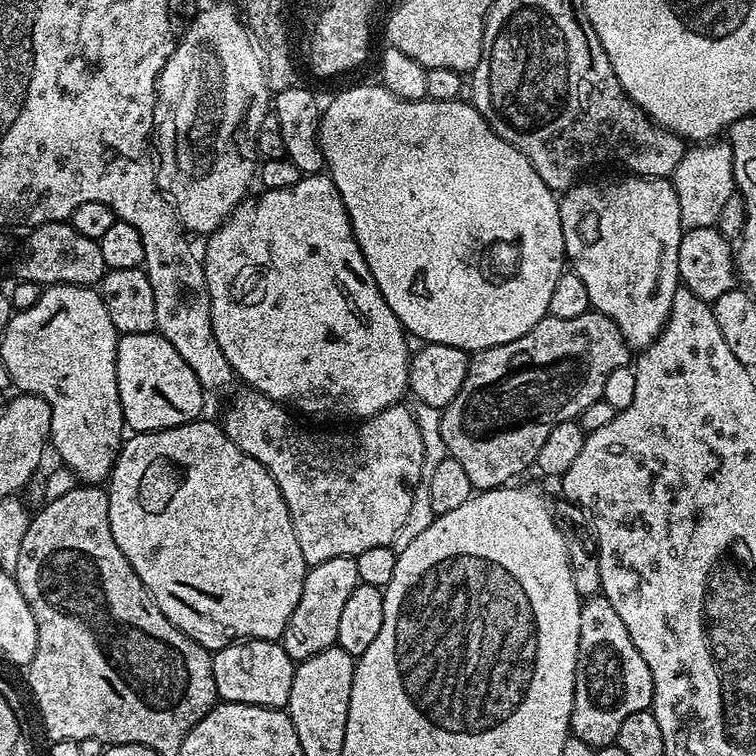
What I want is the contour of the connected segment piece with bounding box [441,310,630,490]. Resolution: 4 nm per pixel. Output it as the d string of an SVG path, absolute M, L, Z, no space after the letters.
M595 310L584 312L578 318L544 316L526 334L522 334L522 338L514 338L514 342L506 342L502 346L483 348L482 351L475 353L469 359L466 378L462 382L462 390L458 390L458 394L454 394L452 401L442 409L441 434L447 455L453 456L459 465L466 470L466 475L470 478L473 489L487 490L489 488L505 487L509 482L515 481L512 480L515 476L522 475L528 467L532 468L535 465L543 443L546 442L551 431L559 423L566 422L567 420L575 421L582 414L582 410L586 410L586 406L590 406L590 402L599 400L605 395L604 383L607 382L608 375L611 372L618 371L627 362L628 355L630 355L629 346L622 338L618 326L611 318L603 316Z

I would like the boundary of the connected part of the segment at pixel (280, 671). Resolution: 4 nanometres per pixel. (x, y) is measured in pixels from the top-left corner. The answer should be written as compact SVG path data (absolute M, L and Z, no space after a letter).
M245 640L215 649L212 673L217 697L229 704L257 704L263 708L283 709L290 698L296 664L286 654L283 643L274 640Z

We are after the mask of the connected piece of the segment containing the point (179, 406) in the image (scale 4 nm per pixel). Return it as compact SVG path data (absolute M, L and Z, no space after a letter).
M153 330L142 334L123 334L116 341L116 377L118 378L118 398L122 402L124 423L133 433L157 432L163 428L173 428L201 419L206 393L198 382L194 370L186 366L186 358L166 342L166 338Z

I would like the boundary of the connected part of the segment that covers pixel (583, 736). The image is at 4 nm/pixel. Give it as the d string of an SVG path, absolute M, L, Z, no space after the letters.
M601 594L585 599L580 605L580 633L578 634L578 662L576 663L576 689L572 707L571 735L593 746L608 746L613 743L622 727L622 721L630 714L649 711L652 707L652 675L650 666L642 662L642 654L630 642L622 618L614 611L614 606Z

